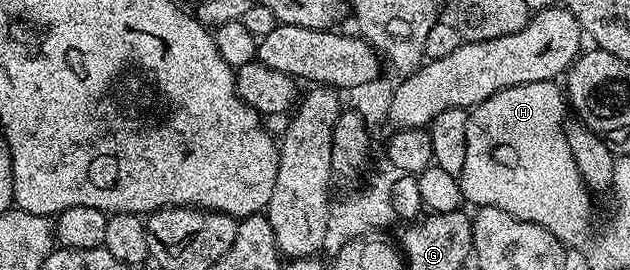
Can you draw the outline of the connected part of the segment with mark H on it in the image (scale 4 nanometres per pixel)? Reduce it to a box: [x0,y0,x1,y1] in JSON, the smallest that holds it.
[459,81,593,246]

